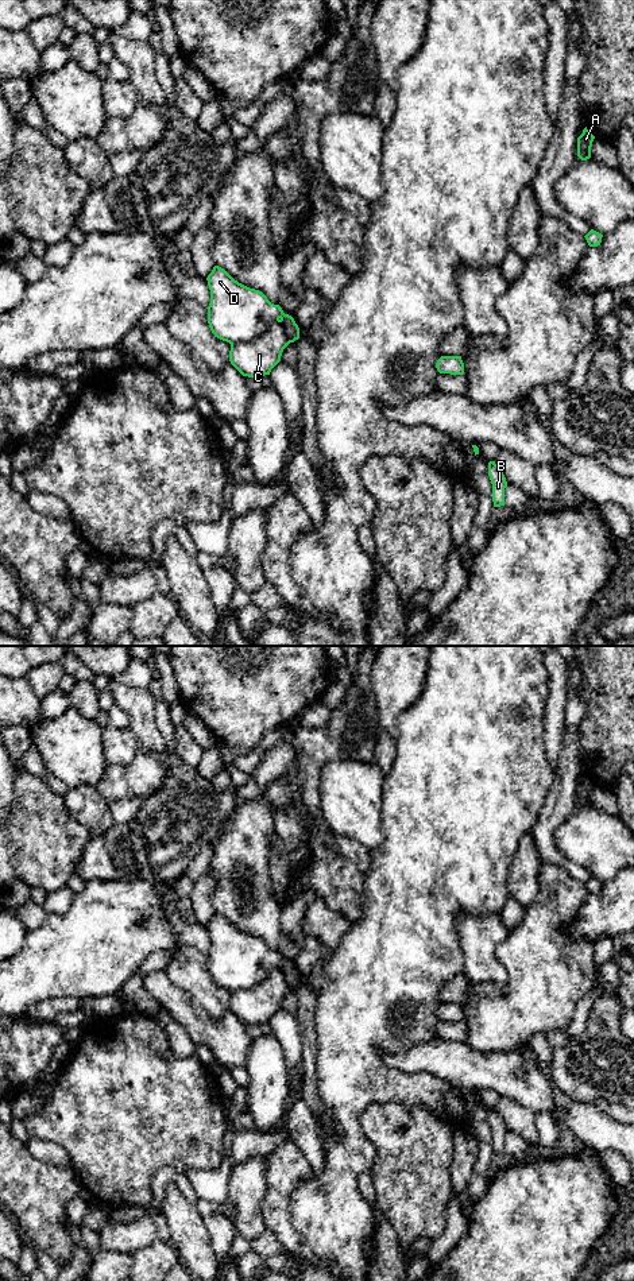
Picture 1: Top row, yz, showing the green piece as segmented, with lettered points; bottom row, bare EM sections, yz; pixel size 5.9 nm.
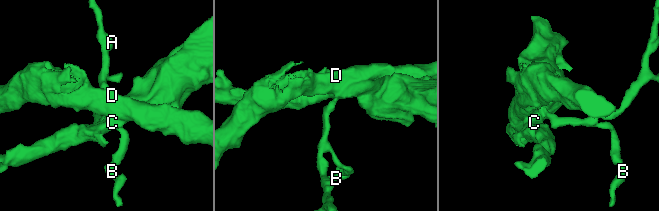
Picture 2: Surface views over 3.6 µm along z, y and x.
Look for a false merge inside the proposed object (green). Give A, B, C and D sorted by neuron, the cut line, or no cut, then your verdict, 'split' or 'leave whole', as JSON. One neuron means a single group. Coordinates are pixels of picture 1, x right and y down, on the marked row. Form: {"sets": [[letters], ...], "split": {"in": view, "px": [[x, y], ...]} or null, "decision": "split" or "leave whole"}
{"sets": [["A", "B", "D"], ["C"]], "split": {"in": "yz", "px": [[290, 341], [283, 325], [275, 320], [258, 336], [231, 345]]}, "decision": "split"}

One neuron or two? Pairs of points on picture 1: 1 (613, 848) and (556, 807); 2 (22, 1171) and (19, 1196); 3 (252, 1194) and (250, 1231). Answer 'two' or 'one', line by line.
1: two
2: one
3: one

